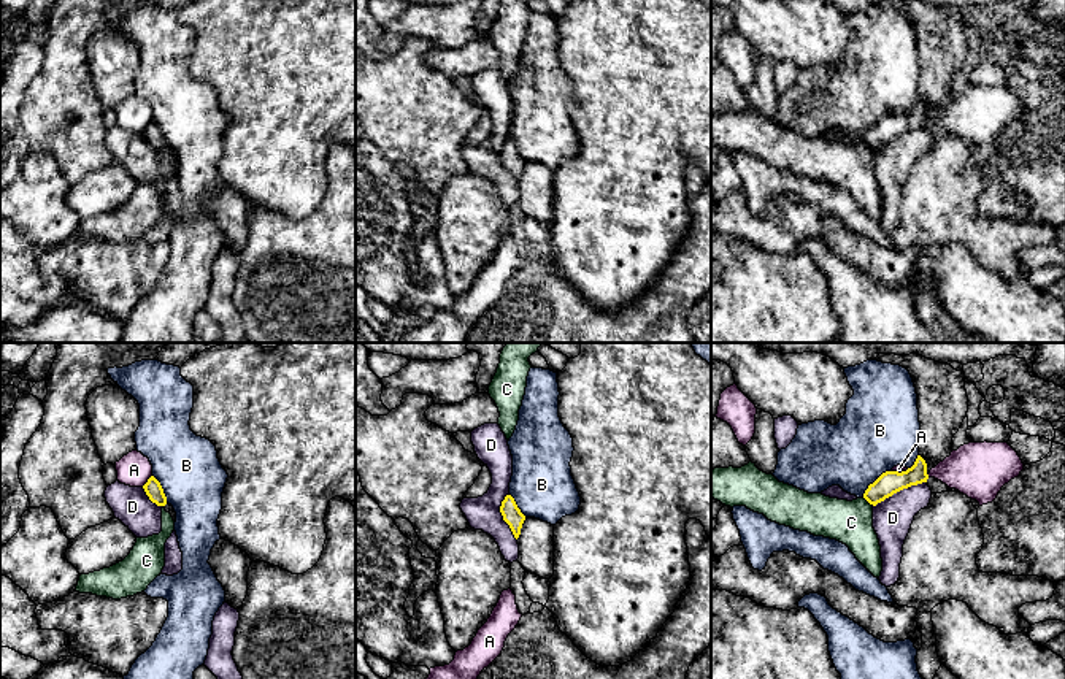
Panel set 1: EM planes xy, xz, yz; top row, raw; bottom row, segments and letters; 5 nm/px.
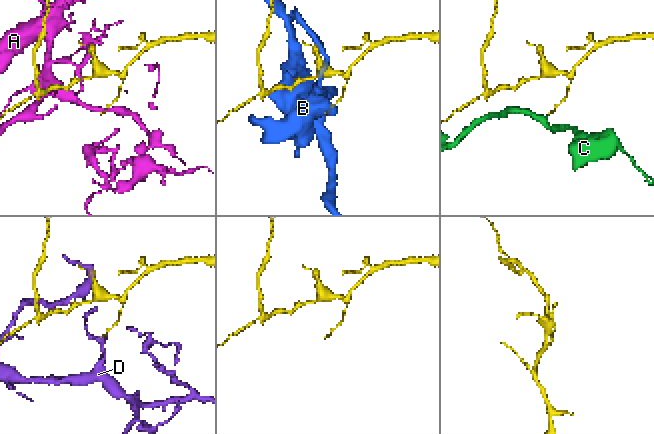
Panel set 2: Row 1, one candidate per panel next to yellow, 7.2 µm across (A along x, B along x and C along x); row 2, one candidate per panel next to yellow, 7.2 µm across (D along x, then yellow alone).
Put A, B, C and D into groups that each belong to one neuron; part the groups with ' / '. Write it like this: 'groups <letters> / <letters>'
groups A / B / C / D

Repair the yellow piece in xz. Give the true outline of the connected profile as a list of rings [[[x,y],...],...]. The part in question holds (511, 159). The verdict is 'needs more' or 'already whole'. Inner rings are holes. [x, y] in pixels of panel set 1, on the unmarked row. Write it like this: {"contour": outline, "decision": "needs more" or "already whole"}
{"contour": [[[506,140],[502,146],[500,157],[503,160],[503,165],[509,170],[514,182],[517,184],[521,179],[522,168],[525,165],[525,160],[517,152],[514,143],[511,140]]], "decision": "already whole"}

